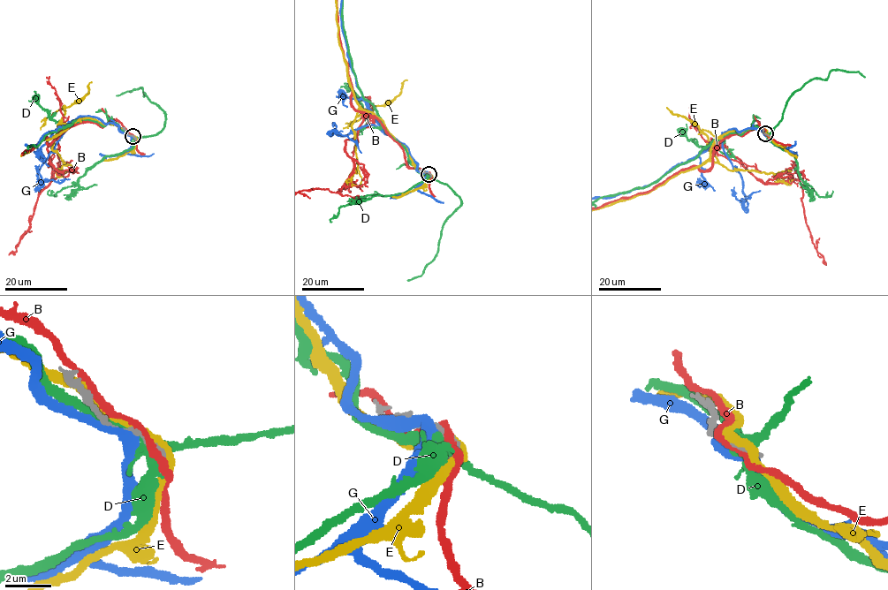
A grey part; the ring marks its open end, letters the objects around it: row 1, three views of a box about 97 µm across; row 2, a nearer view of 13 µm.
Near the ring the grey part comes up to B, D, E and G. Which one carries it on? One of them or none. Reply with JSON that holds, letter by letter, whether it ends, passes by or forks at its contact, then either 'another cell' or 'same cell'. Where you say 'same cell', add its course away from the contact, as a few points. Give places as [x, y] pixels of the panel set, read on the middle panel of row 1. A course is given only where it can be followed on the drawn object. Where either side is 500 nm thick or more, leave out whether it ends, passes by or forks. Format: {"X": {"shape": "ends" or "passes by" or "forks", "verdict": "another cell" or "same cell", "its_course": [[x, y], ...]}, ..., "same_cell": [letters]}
{"B": {"shape": "passes by", "verdict": "another cell"}, "D": {"shape": "forks", "verdict": "same cell"}, "E": {"shape": "passes by", "verdict": "another cell"}, "G": {"shape": "passes by", "verdict": "another cell"}, "same_cell": ["D"]}

